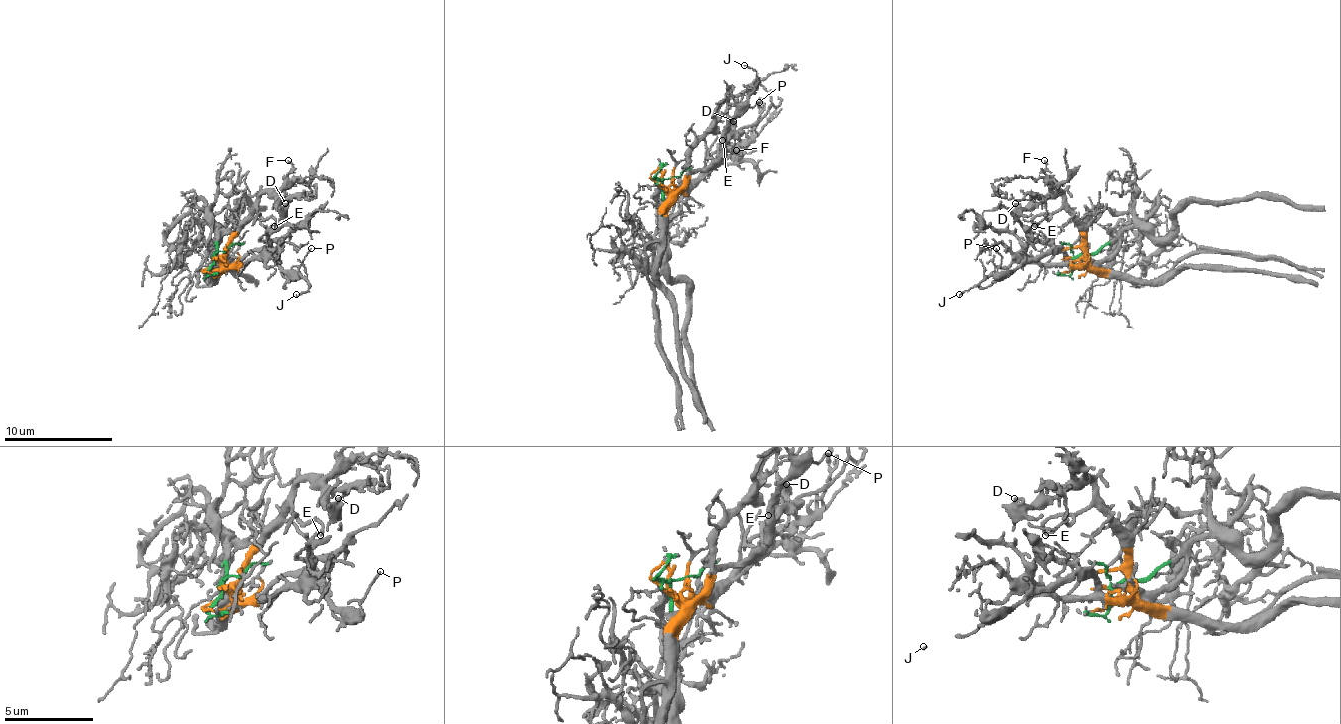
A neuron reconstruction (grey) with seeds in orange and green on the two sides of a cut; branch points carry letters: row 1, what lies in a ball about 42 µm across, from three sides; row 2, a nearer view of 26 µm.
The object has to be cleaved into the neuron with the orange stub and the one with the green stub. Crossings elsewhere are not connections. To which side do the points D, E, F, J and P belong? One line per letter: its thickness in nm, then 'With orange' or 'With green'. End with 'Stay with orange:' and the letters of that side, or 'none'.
D: Thickness 360 nm. With orange
E: Thickness 150 nm. With orange
F: Thickness 100 nm. With orange
J: Thickness 90 nm. With orange
P: Thickness 110 nm. With orange
Stay with orange: D, E, F, J, P

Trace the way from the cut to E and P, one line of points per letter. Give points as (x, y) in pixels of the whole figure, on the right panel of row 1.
E: (1076, 257), (1082, 257), (1082, 227), (1063, 208), (1033, 227)
P: (1076, 257), (1082, 265), (1074, 265), (1063, 251), (1049, 251), (1025, 260), (1014, 270), (1003, 270), (995, 249)

